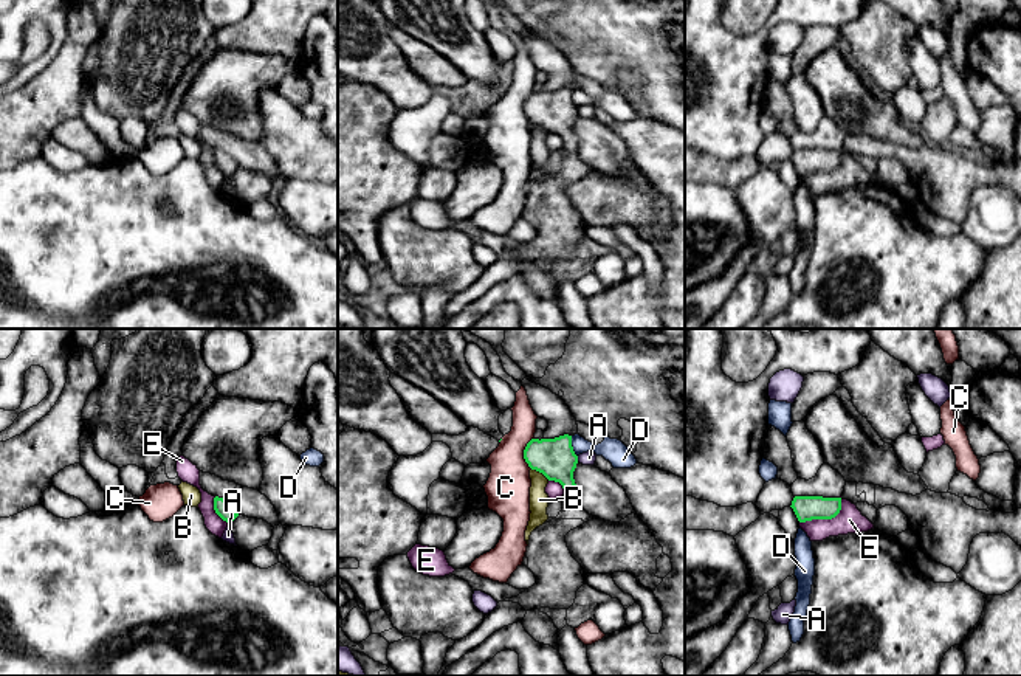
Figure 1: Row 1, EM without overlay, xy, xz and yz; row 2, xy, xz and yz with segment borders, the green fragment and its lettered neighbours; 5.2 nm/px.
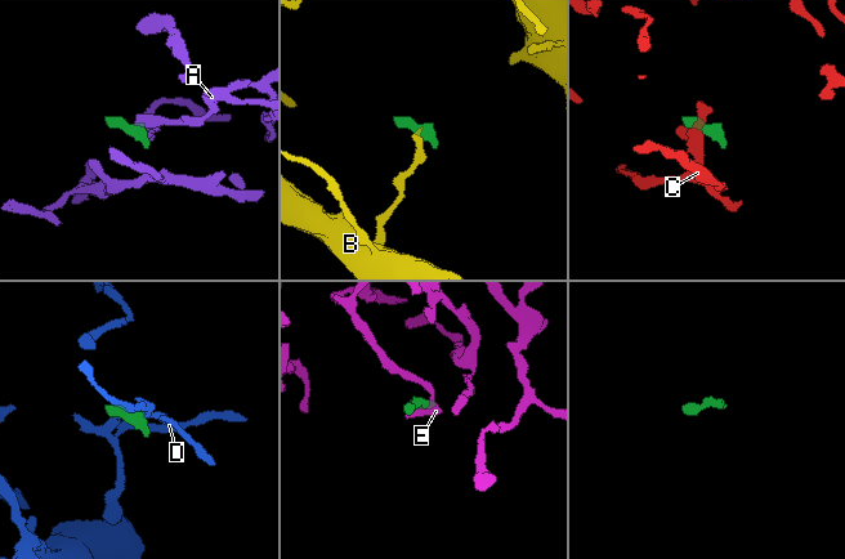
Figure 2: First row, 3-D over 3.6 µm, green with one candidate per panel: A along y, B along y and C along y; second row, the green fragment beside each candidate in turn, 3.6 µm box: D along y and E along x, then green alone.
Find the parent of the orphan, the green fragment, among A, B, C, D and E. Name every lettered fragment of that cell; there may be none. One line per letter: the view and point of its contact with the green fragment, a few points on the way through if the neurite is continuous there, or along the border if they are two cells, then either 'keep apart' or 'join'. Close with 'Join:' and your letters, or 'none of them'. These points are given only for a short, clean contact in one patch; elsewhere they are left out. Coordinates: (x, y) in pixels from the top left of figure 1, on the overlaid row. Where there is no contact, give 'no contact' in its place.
A: meets green in xz at (577, 459); border along xz (577, 456), (578, 461); keep apart
B: meets green in xz at (541, 472); border along xz (532, 469), (549, 479); keep apart
C: meets green in xz at (524, 453); border along xz (533, 438), (524, 450), (524, 461), (532, 469); keep apart
D: meets green in xz at (572, 447); border along xz (570, 436), (570, 445), (577, 456); keep apart
E: meets green in yz at (826, 518); keep apart
Join: none of them

